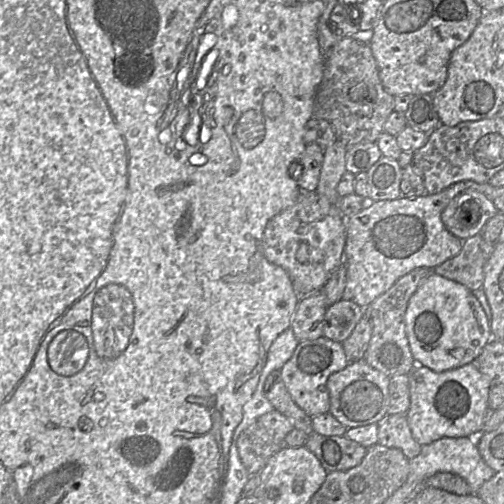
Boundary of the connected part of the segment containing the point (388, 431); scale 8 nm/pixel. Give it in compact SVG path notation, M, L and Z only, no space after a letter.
M387 415L378 424L377 444L388 448L397 448L412 459L421 452L421 445L412 437L405 415Z

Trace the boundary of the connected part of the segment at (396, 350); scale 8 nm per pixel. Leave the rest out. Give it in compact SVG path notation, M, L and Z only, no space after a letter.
M416 268L398 279L385 293L364 308L372 326L372 336L363 359L372 368L388 377L408 374L415 366L405 326L405 312L408 302L419 285L431 274L434 268Z

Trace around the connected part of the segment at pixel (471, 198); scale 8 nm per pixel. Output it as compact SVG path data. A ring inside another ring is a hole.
M464 192L453 198L441 213L446 229L461 240L480 233L489 219L499 214L481 192Z

